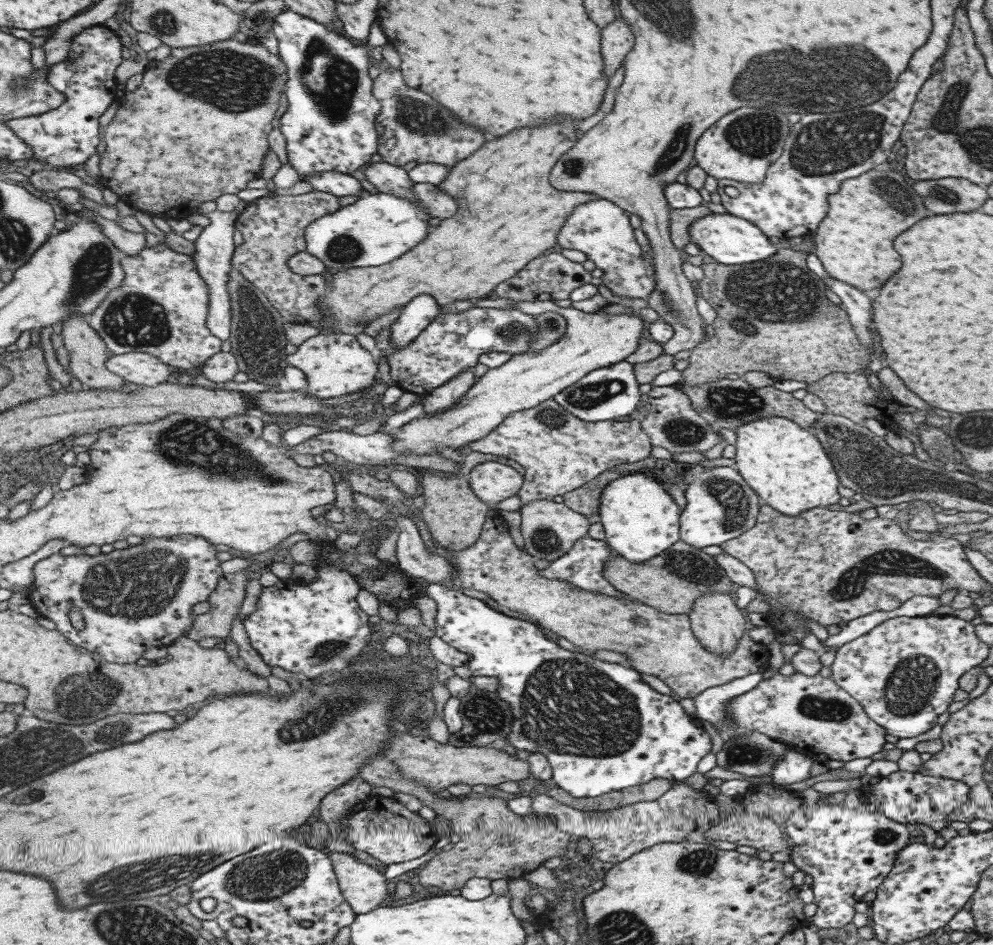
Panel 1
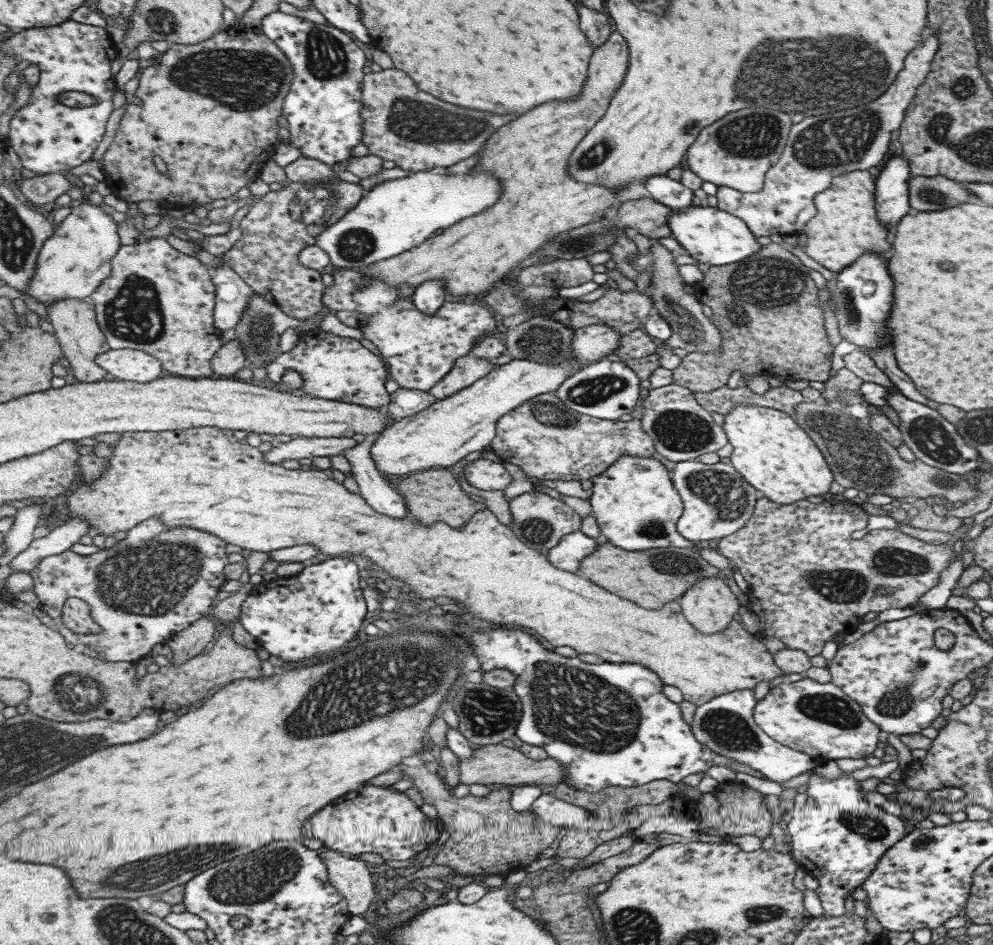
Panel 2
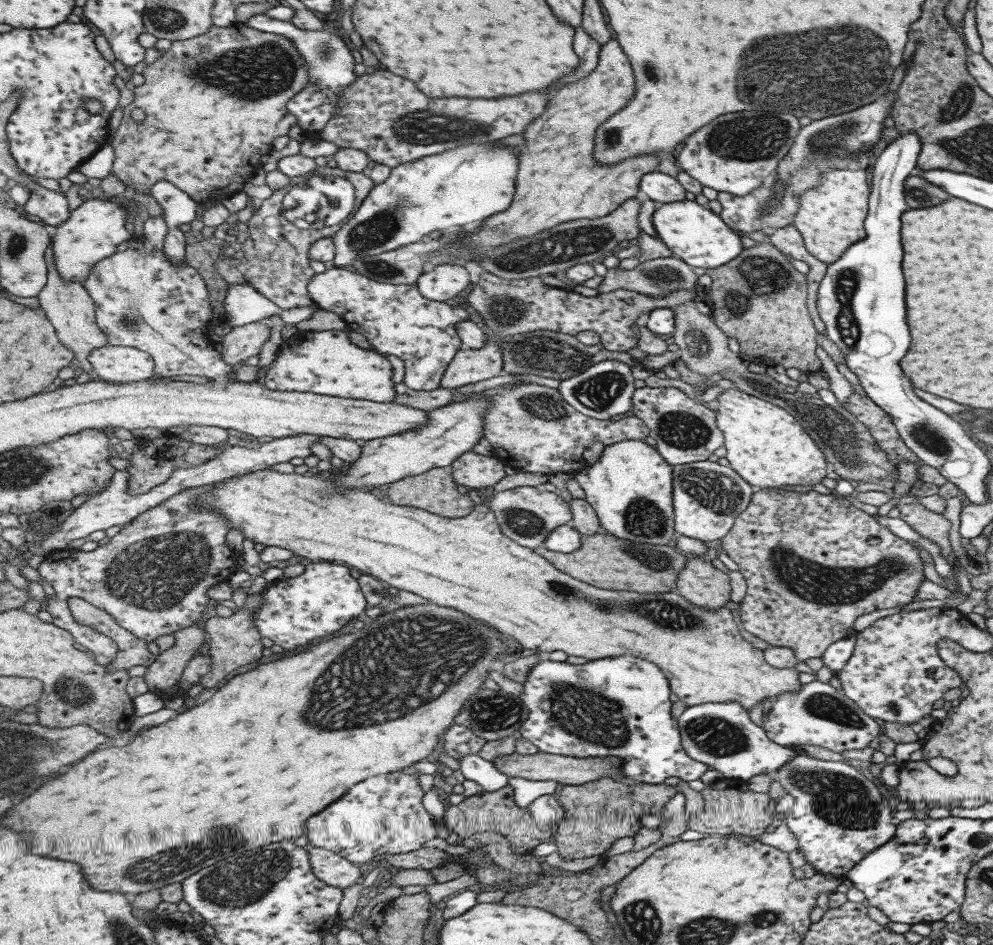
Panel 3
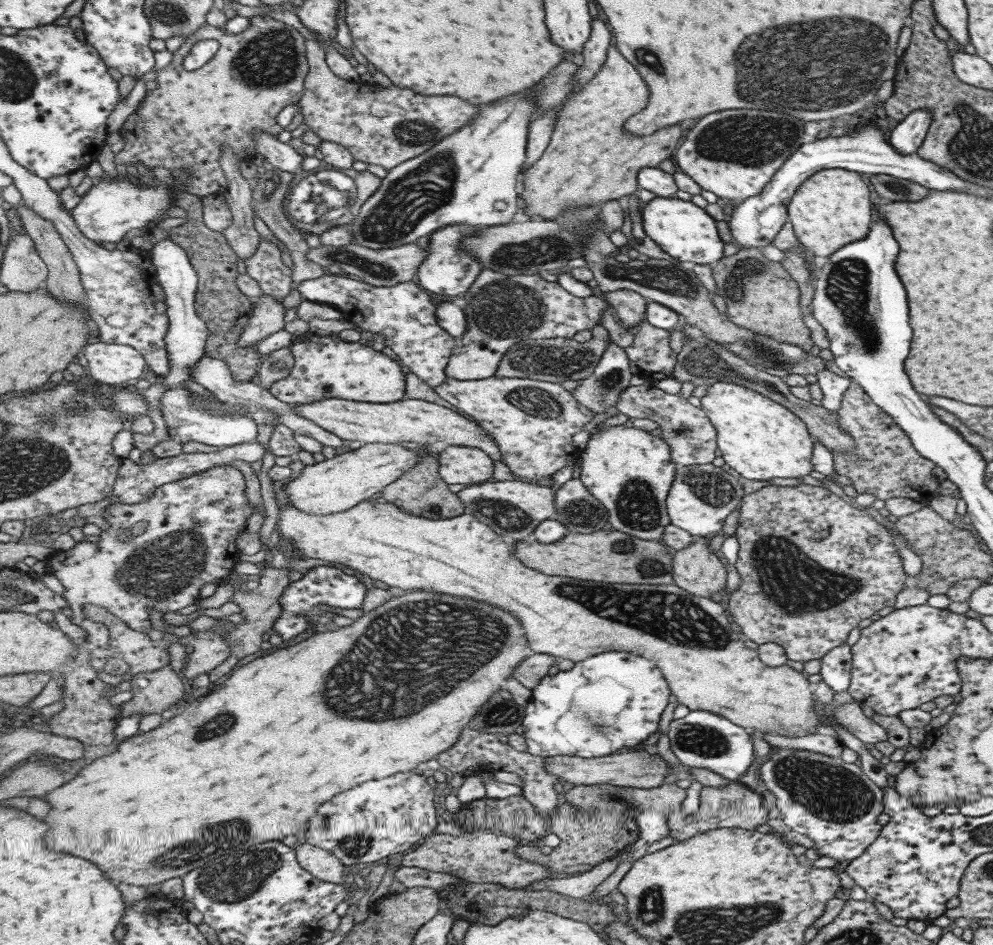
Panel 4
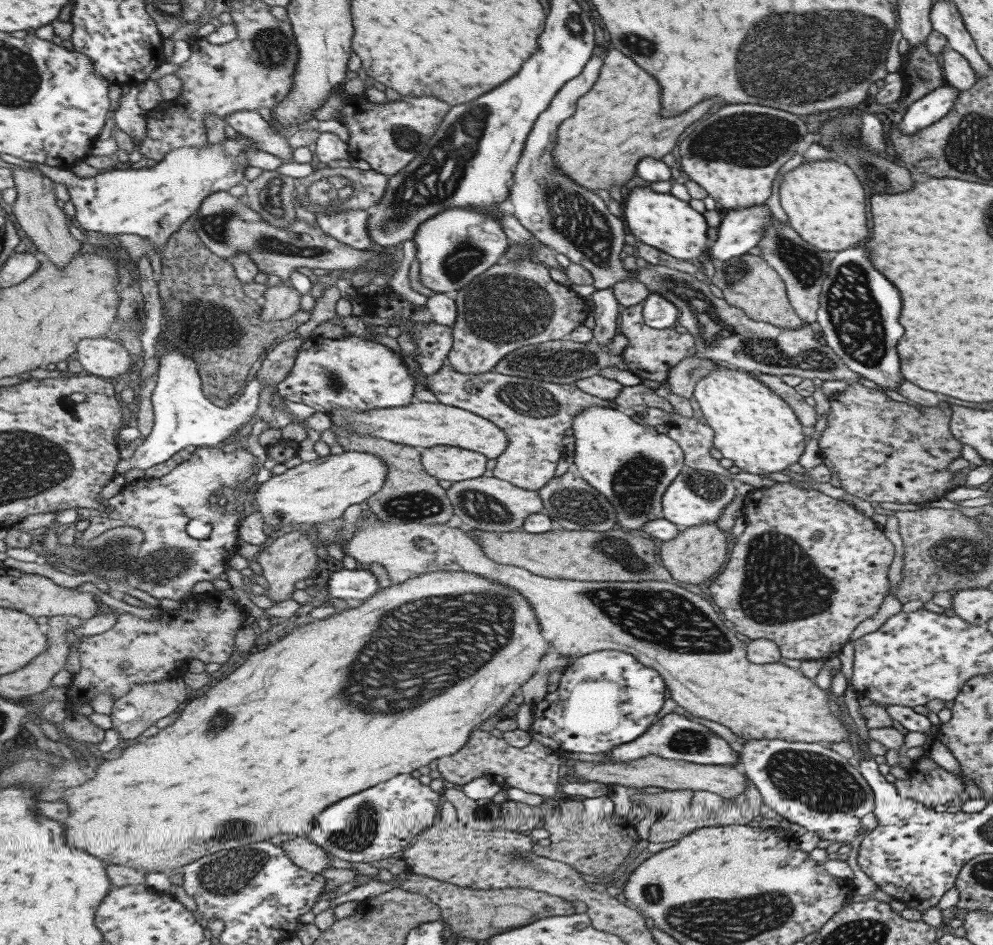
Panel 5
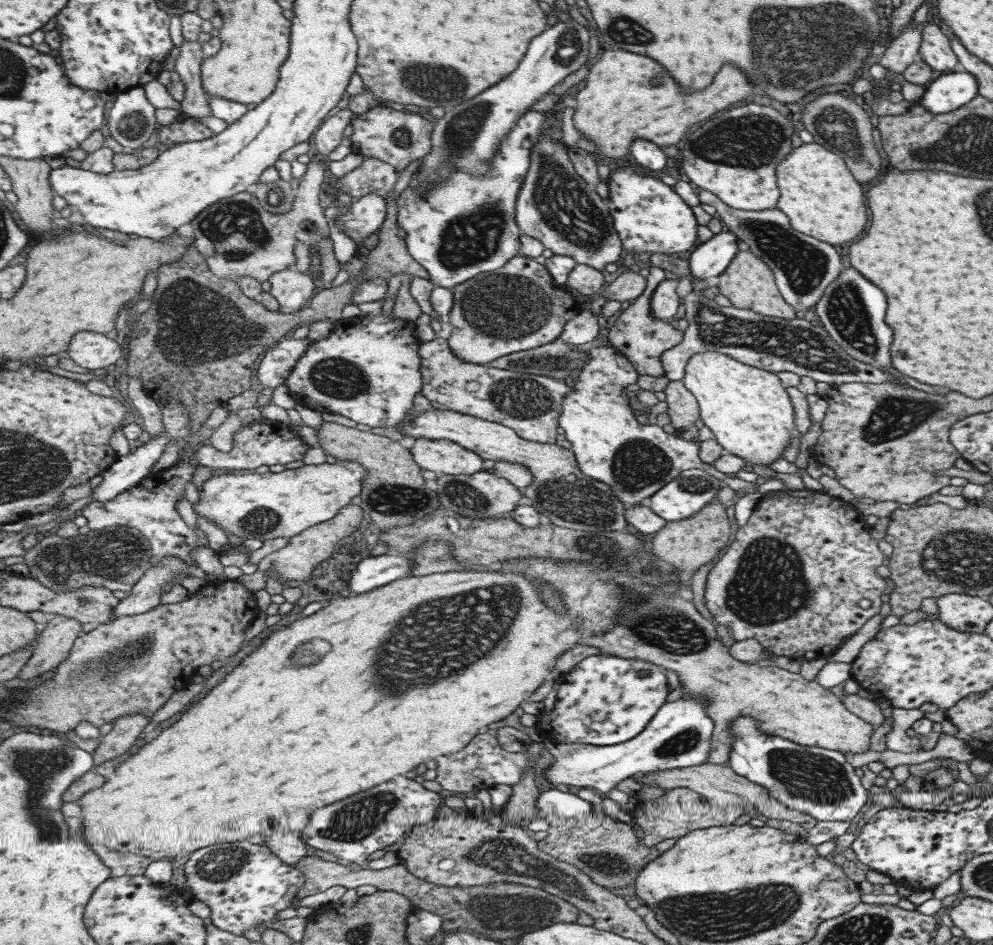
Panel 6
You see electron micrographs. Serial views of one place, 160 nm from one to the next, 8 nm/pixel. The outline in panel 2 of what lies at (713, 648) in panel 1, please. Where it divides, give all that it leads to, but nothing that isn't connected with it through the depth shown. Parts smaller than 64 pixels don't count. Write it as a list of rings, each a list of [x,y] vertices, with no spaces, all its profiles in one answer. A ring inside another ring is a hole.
[[[722,575],[697,579],[677,601],[685,620],[696,631],[701,631],[701,634],[721,631],[736,618],[737,608],[740,606],[733,592],[725,585]]]

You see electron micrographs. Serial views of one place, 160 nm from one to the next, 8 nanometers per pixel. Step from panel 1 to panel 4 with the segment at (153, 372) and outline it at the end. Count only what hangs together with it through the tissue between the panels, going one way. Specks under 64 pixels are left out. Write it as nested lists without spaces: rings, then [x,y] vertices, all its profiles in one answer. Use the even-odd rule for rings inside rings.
[[[101,340],[90,341],[84,347],[91,377],[107,385],[129,385],[146,374],[148,362],[142,352],[124,344],[107,344]]]

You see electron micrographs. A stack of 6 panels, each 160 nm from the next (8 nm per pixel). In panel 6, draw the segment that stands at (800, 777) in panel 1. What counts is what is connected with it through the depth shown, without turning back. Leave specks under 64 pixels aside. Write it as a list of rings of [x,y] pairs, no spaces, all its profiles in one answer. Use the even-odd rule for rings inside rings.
[[[683,697],[664,702],[637,736],[609,747],[589,744],[555,744],[544,740],[543,747],[551,755],[551,764],[544,771],[547,782],[569,790],[594,789],[607,792],[625,778],[646,772],[694,767],[707,763],[713,722],[708,719],[705,705],[695,697]]]

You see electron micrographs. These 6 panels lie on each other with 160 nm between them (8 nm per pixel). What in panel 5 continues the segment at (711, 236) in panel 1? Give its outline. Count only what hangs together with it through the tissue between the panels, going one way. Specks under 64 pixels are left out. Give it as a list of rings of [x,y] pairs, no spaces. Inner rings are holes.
[[[634,186],[631,187],[629,192],[623,194],[621,202],[621,217],[625,220],[627,228],[635,240],[659,250],[675,259],[687,261],[689,259],[695,259],[699,256],[703,256],[704,252],[709,252],[711,245],[707,245],[707,233],[708,228],[703,219],[701,213],[697,213],[695,210],[689,207],[688,203],[675,198],[675,196],[668,193],[657,193],[649,189],[646,186]]]

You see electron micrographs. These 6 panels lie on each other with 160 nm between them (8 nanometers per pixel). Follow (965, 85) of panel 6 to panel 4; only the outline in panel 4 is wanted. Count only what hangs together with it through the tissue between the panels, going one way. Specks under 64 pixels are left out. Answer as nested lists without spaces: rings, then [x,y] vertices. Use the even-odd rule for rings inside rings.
[[[927,109],[912,110],[891,130],[888,143],[900,155],[915,153],[928,131],[931,119]]]

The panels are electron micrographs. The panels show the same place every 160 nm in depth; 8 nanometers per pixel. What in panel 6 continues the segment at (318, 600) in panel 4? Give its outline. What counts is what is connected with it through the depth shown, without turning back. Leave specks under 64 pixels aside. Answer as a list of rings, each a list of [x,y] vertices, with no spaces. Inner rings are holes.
[[[384,553],[383,555],[368,555],[362,557],[355,570],[350,573],[349,588],[351,594],[361,594],[389,584],[397,578],[409,576],[414,562],[397,553]]]

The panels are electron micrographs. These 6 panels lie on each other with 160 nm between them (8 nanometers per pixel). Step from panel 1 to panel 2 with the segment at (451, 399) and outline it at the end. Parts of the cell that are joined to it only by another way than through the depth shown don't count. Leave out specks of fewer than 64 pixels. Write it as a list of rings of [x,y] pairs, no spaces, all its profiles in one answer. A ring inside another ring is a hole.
[[[469,354],[459,357],[453,363],[451,370],[428,393],[436,400],[451,396],[486,376],[494,367],[492,361],[473,357]]]

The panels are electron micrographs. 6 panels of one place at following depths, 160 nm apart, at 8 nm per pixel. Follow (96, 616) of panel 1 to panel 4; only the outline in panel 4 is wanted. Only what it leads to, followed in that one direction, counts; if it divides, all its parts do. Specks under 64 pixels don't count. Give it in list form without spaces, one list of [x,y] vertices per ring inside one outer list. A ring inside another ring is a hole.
[[[219,465],[156,488],[148,499],[137,504],[110,505],[103,514],[110,527],[100,532],[96,543],[87,541],[75,545],[71,550],[55,551],[48,559],[50,572],[65,588],[63,596],[70,604],[72,621],[88,632],[87,644],[91,647],[108,647],[109,630],[105,624],[87,618],[85,604],[101,606],[122,618],[132,629],[147,633],[153,628],[149,621],[149,608],[161,611],[162,614],[177,612],[197,604],[205,584],[223,582],[241,558],[242,554],[237,552],[237,540],[241,538],[241,530],[245,530],[245,522],[253,514],[253,508],[249,508],[249,500],[245,496],[245,488],[247,484],[241,470],[231,465]],[[140,525],[145,525],[145,531],[139,536],[132,536],[130,532]]]

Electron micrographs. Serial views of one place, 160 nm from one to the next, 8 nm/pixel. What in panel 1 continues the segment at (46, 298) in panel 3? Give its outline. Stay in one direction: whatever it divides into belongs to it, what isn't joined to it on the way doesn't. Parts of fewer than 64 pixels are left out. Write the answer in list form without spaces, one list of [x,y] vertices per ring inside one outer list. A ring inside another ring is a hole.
[[[75,315],[73,318],[70,318],[69,320],[65,320],[65,322],[62,324],[62,331],[61,335],[64,337],[64,345],[66,346],[66,349],[68,350],[68,354],[71,357],[71,372],[81,380],[81,382],[85,382],[85,388],[86,384],[89,384],[89,390],[95,390],[95,391],[101,391],[102,388],[109,388],[109,391],[119,391],[121,389],[121,386],[123,386],[124,379],[121,376],[118,376],[117,374],[114,374],[113,372],[110,372],[110,369],[107,365],[107,362],[109,362],[110,358],[114,355],[114,352],[106,345],[106,340],[103,340],[103,337],[90,325],[89,318],[86,316],[79,316]]]

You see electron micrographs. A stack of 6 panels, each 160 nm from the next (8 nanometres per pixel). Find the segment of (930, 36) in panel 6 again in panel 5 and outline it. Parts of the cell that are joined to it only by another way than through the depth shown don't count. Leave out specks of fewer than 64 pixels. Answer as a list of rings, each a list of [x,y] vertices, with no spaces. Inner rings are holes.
[[[947,45],[941,49],[940,53],[940,68],[944,80],[958,90],[967,90],[977,80],[967,60]]]

